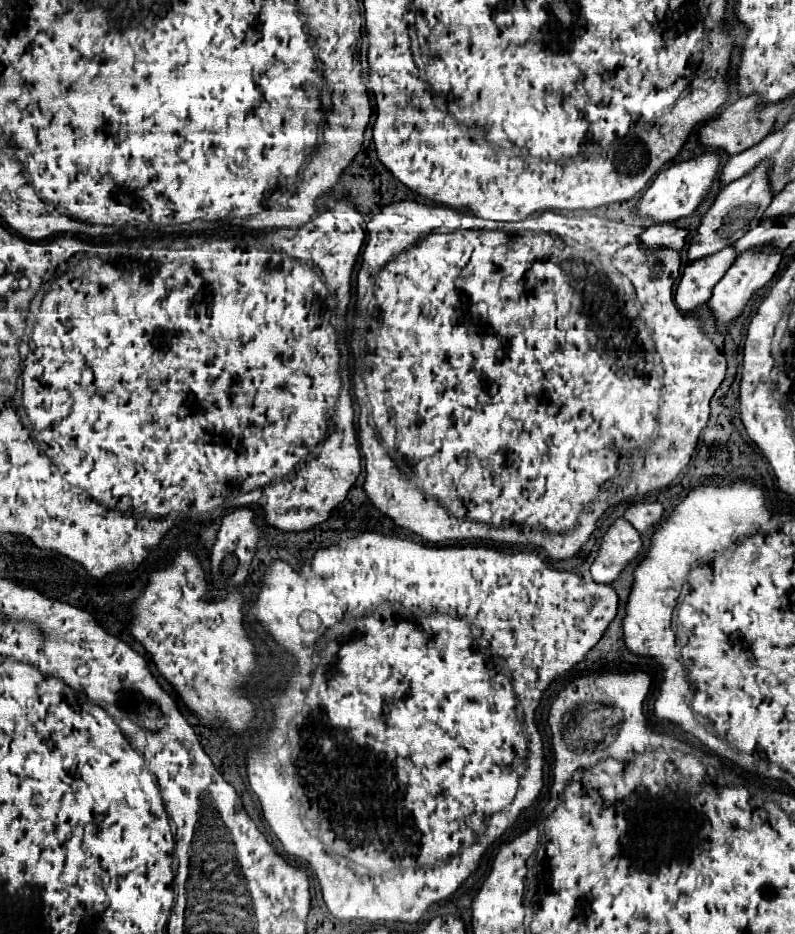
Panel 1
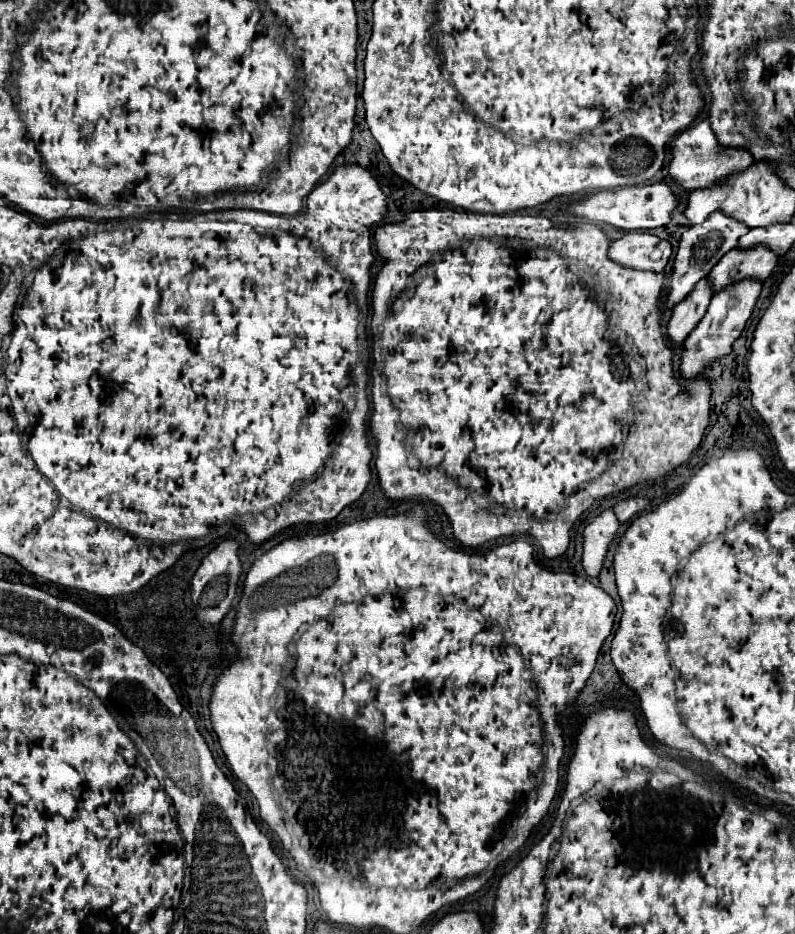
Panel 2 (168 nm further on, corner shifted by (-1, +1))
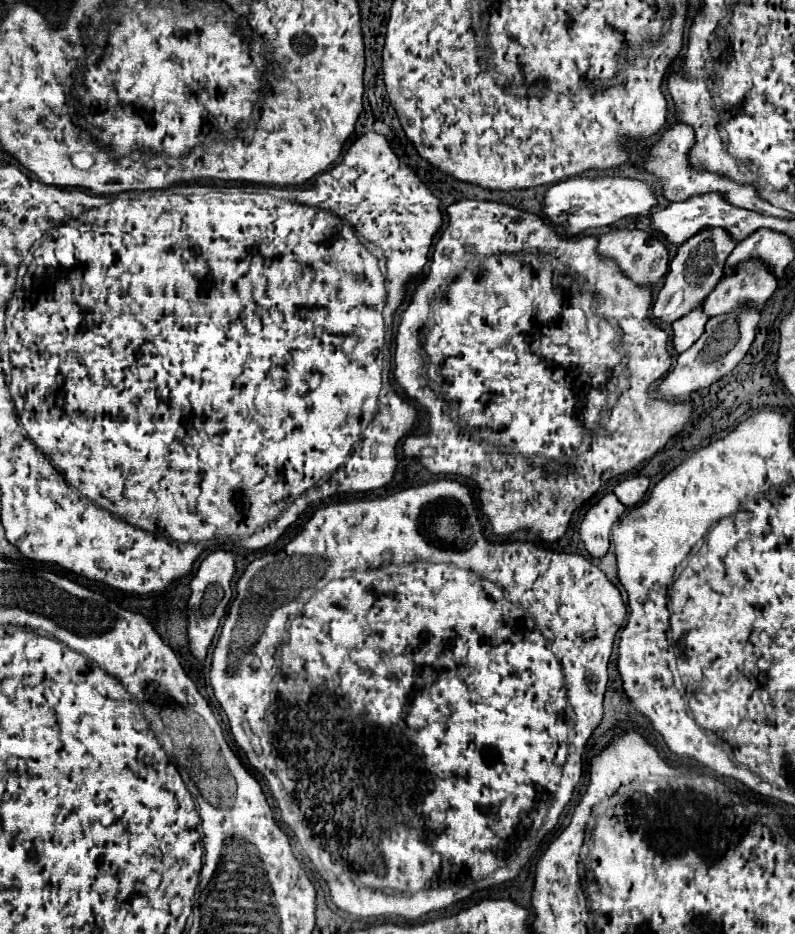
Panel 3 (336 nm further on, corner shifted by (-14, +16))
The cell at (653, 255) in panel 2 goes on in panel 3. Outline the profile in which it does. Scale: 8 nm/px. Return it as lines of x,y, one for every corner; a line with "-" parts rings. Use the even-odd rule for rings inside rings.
618,230
618,232
606,232
598,238
598,254
614,260
618,270
628,276
636,286
648,286
654,288
658,280
666,274
668,270
668,250
666,244
660,238
650,238
646,232
640,230

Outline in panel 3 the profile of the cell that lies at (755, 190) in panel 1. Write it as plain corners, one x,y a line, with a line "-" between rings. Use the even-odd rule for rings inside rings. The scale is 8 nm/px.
710,228
708,232
700,232
700,236
692,236
692,240
688,240
688,244
682,244
674,256
674,260
670,262
670,272
666,274
664,286
656,296
656,302
652,306
652,316
664,324
674,324
676,320
680,320
682,316
690,314
692,310
700,308
706,300
706,296
714,290
714,286
720,282
722,272
720,268
724,268
724,260
730,256
732,248
736,244
732,244
732,240
728,240
728,232
724,232
722,228

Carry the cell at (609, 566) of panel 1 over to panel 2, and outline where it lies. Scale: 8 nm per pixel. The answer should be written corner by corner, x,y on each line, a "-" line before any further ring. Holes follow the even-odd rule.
605,509
587,525
583,541
583,569
589,577
597,577
601,573
609,543
617,539
619,527
621,523
615,517
613,509

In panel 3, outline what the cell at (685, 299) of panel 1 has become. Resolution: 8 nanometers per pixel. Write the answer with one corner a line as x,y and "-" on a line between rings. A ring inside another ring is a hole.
698,308
696,312
690,312
688,316
684,316
684,320
678,320
676,324
672,324
672,346
674,346
674,350
678,354
688,350
702,336
706,322
708,322
708,316
704,316
702,308

